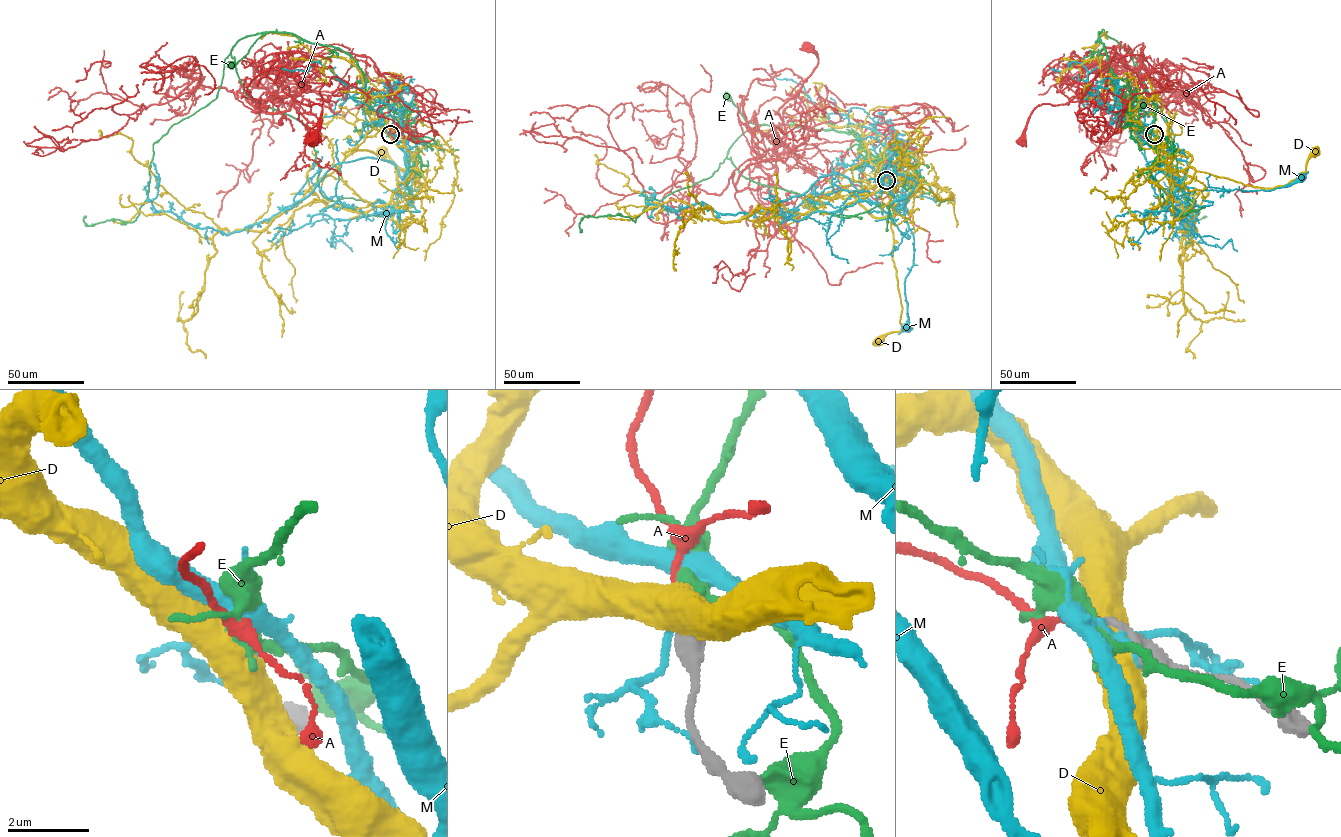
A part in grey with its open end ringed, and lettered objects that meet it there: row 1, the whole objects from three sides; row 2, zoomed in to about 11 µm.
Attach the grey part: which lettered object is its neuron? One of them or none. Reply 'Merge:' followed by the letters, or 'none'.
Merge: A

